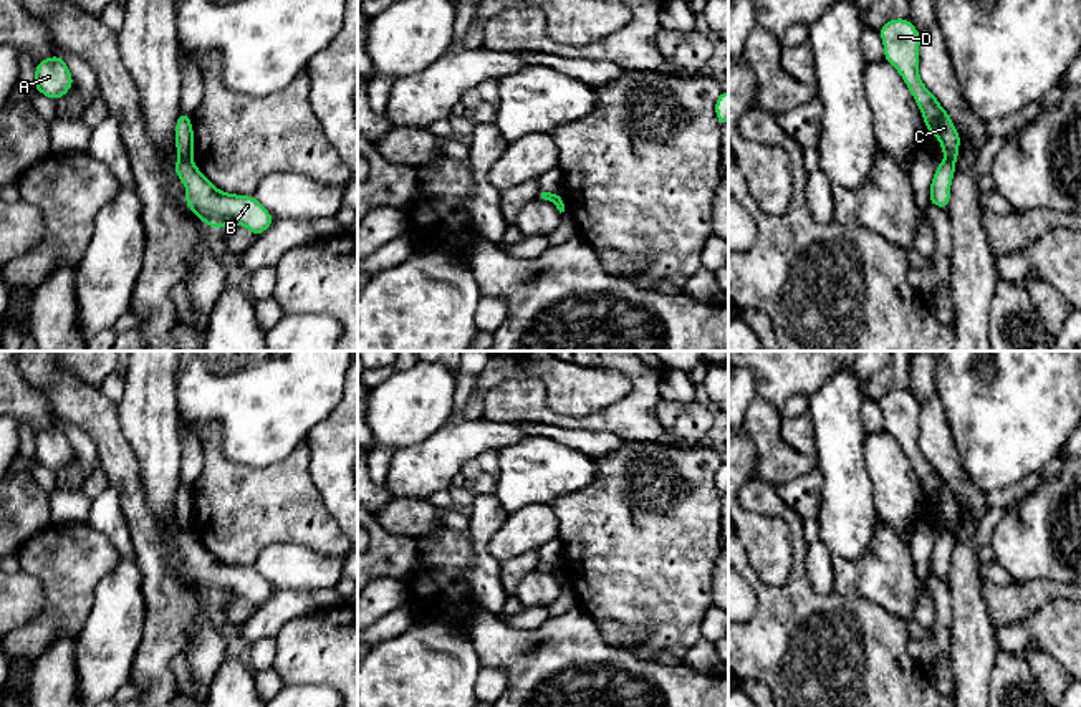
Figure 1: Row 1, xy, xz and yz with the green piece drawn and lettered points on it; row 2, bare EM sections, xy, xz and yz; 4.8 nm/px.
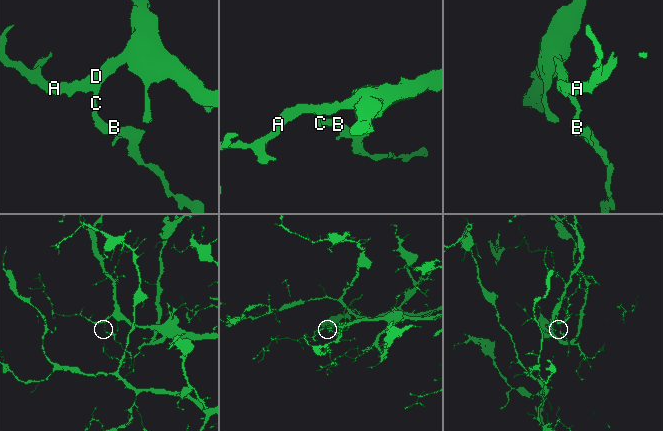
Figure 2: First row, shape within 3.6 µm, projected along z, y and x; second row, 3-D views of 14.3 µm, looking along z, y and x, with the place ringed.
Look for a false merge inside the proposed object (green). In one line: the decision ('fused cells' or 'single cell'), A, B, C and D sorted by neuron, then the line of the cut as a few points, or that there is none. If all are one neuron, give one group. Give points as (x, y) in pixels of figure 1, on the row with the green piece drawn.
fused cells | A C D / B | xy (179, 154), (191, 161)

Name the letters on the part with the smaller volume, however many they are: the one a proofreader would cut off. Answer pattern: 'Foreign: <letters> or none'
Foreign: B

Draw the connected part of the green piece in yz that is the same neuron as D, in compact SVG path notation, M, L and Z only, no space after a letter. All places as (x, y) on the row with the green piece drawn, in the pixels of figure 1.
M894 18L881 26L879 35L884 43L884 60L902 76L924 116L925 129L939 139L944 156L955 162L960 134L950 114L939 104L935 94L925 88L919 76L920 33L910 20Z

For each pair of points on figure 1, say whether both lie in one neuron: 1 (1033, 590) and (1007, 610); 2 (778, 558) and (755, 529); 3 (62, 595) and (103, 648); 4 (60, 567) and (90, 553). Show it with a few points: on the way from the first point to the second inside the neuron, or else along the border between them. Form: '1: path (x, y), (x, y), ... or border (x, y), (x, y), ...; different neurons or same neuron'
1: path (1027, 596), (1013, 603); same neuron
2: path (772, 552), (762, 535); same neuron
3: border (96, 586), (91, 611), (76, 636); different neurons
4: path (67, 560), (83, 555); same neuron

